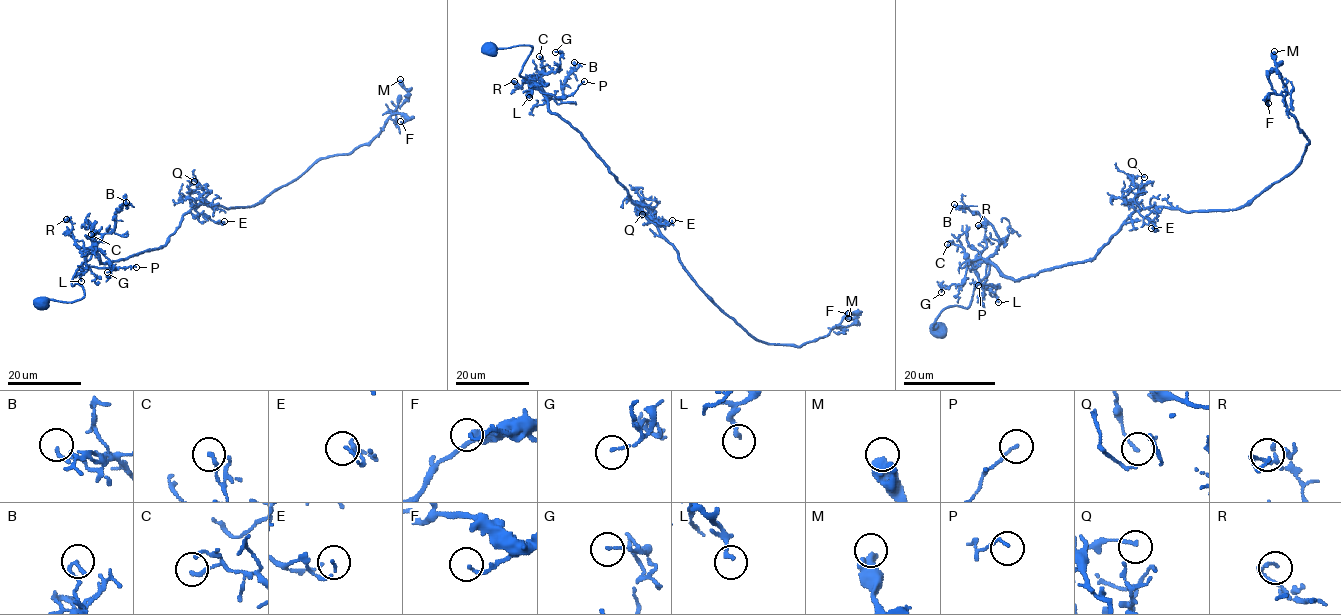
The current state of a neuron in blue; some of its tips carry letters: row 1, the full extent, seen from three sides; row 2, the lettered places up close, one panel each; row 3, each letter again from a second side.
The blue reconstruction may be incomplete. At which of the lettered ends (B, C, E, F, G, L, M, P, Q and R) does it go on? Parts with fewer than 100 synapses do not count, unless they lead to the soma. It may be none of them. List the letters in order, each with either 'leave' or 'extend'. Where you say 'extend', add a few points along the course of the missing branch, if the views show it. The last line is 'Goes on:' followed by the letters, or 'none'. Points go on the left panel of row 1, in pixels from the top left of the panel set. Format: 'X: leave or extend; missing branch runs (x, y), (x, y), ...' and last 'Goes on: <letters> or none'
B: leave
C: leave
E: leave
F: leave
G: leave
L: leave
M: leave
P: leave
Q: leave
R: leave
Goes on: none

